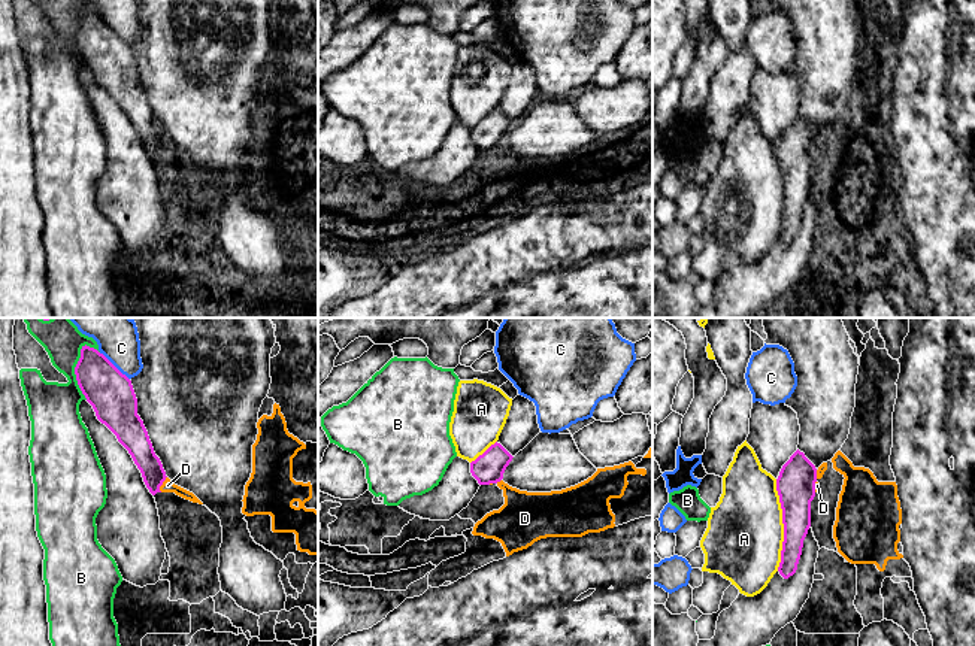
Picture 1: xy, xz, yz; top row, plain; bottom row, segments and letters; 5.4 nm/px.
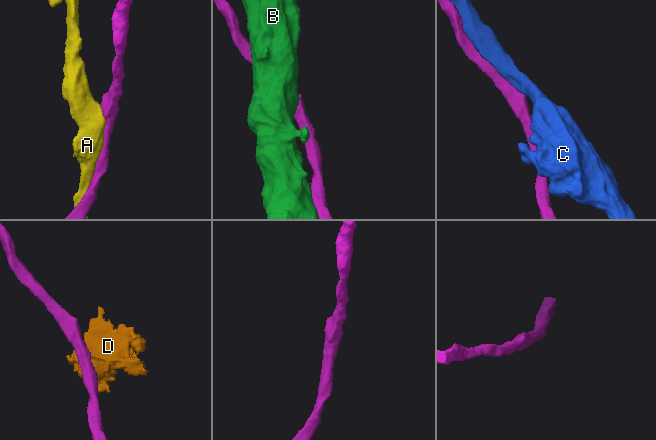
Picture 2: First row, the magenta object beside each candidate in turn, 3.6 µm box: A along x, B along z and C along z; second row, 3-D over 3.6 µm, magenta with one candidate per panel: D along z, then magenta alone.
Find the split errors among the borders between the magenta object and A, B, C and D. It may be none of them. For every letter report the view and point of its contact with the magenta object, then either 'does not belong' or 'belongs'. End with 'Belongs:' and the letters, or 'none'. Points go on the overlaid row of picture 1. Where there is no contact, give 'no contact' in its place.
A: contact yz (784, 525); does not belong
B: contact xy (75, 372); does not belong
C: contact xy (112, 364); does not belong
D: contact xy (162, 484); does not belong
Belongs: none

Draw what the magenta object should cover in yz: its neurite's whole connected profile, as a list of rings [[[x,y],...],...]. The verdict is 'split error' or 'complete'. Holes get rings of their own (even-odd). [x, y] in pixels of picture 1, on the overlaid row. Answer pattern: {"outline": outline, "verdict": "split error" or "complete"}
{"outline": [[[799,449],[782,465],[776,491],[782,509],[784,542],[778,567],[784,579],[793,576],[811,527],[811,501],[815,497],[817,468]]], "verdict": "complete"}

